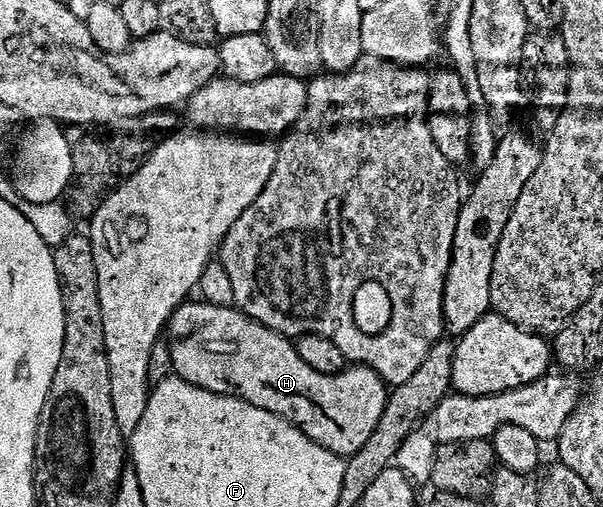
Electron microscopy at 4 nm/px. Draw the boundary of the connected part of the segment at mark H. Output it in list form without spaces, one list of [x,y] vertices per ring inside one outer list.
[[[201,299],[180,305],[169,320],[167,344],[176,376],[200,389],[224,397],[237,397],[289,421],[299,431],[303,431],[303,435],[319,443],[319,447],[342,459],[353,457],[363,451],[363,447],[367,447],[367,441],[371,439],[371,435],[375,435],[375,427],[379,427],[379,421],[383,419],[383,411],[389,402],[390,390],[374,369],[359,365],[346,368],[343,373],[319,375],[319,371],[307,367],[307,363],[299,359],[299,351],[290,338],[263,327],[263,323],[251,319],[236,307],[210,305]]]

